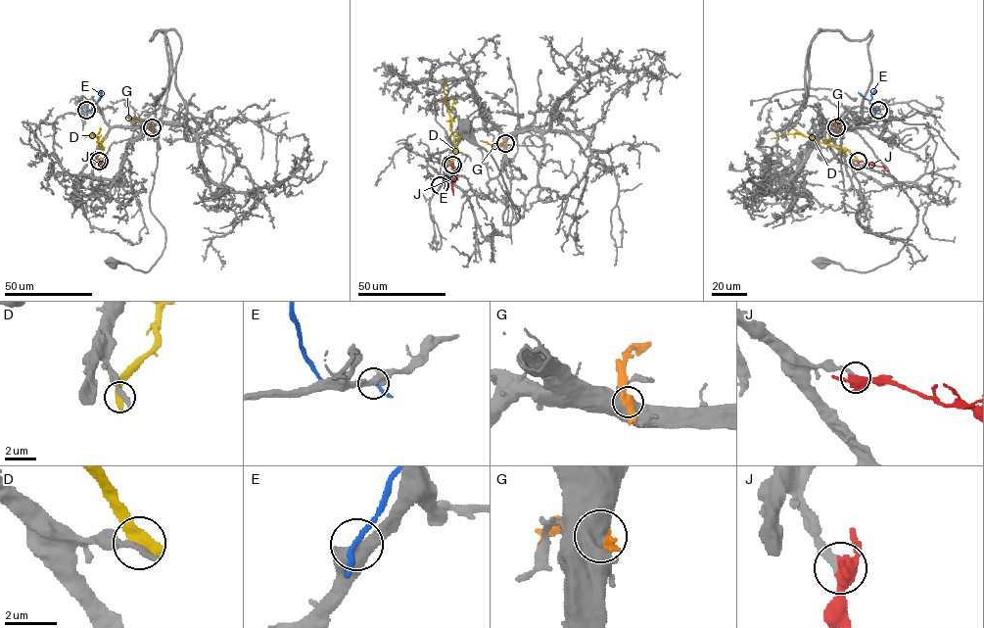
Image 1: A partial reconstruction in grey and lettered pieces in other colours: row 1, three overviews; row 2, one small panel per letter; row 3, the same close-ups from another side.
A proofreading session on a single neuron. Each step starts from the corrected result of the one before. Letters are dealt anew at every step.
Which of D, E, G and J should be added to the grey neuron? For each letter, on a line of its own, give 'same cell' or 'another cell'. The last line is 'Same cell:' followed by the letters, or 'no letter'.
D: another cell
E: another cell
G: another cell
J: same cell
Same cell: J

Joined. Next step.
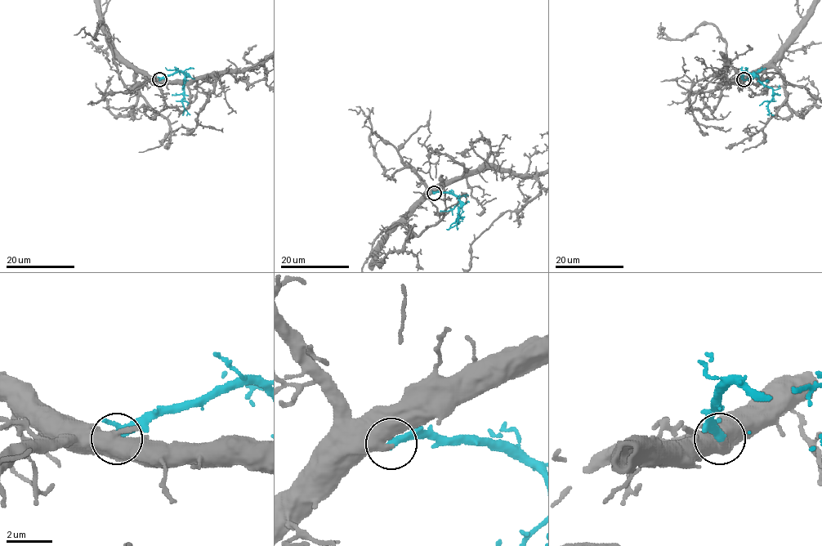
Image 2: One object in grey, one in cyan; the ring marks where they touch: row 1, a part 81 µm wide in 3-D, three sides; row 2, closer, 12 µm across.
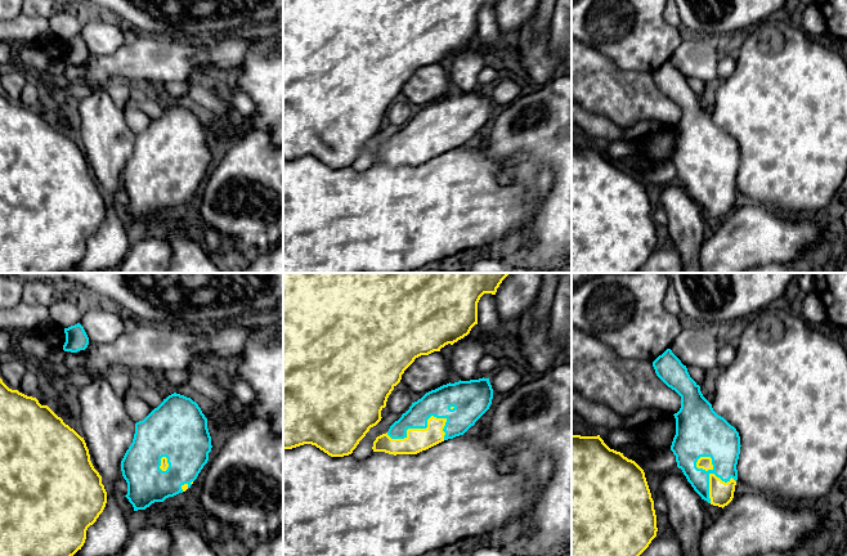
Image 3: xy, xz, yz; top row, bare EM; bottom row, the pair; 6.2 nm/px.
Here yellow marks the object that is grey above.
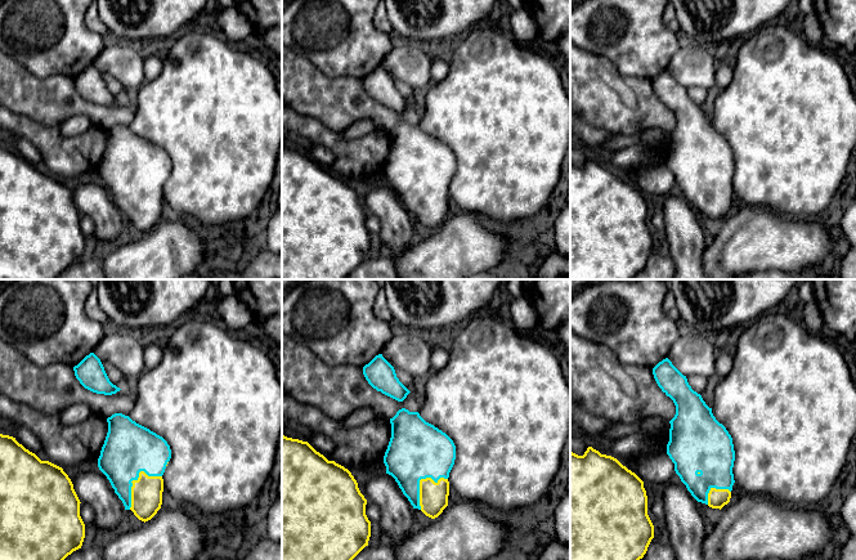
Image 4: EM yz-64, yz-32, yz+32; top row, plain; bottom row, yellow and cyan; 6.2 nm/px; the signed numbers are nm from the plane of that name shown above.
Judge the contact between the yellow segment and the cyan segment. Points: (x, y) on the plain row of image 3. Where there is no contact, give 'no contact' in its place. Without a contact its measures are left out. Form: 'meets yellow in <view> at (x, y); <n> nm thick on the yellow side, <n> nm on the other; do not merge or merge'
meets yellow in xz at (417, 140); 140 nm thick on the yellow side, 170 nm on the other; merge

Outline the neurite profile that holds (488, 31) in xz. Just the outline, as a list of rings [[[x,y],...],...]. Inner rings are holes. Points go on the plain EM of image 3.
[[[484,5],[478,14],[478,37],[488,50],[494,50],[499,44],[499,36],[496,8]]]

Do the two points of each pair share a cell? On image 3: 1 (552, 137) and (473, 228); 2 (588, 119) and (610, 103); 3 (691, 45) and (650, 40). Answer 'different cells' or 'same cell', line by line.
1: different cells
2: different cells
3: different cells

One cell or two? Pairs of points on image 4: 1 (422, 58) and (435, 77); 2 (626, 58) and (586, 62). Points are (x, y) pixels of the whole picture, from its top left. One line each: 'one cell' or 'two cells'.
1: two cells
2: two cells

